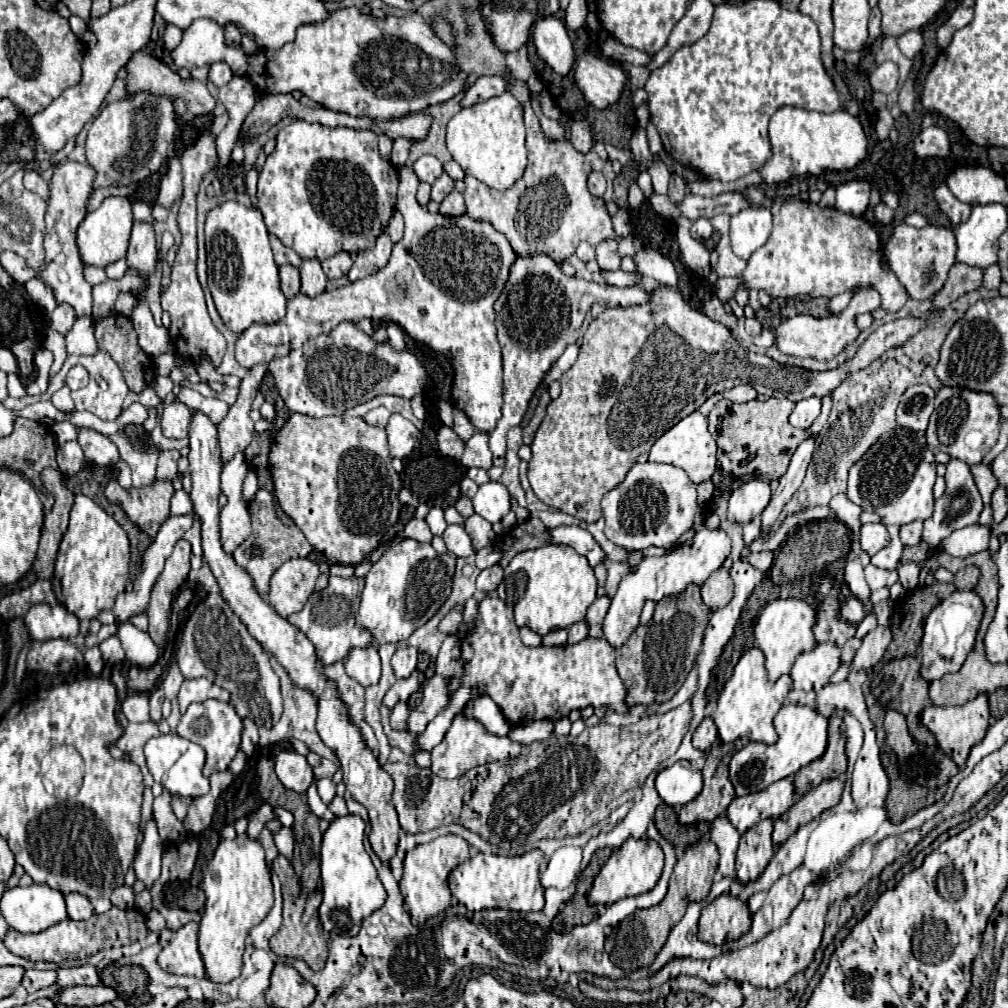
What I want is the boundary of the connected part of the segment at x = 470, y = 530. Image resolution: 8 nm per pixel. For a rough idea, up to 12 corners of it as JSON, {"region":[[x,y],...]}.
{"region":[[470,515],[464,521],[472,547],[496,543],[492,525],[480,515]]}

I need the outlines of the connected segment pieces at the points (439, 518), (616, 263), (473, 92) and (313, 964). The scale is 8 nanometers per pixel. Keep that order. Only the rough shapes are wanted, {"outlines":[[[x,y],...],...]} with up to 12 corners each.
{"outlines":[[[432,507],[426,523],[434,535],[442,535],[446,529],[444,511]],[[616,241],[600,243],[596,259],[602,271],[620,269]],[[478,77],[460,107],[482,103],[506,91],[504,77]],[[278,855],[283,923],[270,939],[282,957],[304,959],[320,971],[328,933],[318,917],[320,891],[302,899],[300,879]]]}

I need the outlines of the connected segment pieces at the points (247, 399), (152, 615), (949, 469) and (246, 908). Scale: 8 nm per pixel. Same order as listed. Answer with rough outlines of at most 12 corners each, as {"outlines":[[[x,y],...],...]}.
{"outlines":[[[256,365],[241,380],[236,402],[218,425],[221,460],[246,451],[254,435],[248,417],[268,371]],[[190,543],[166,559],[148,605],[150,637],[162,643],[170,607],[190,571]],[[968,463],[946,465],[946,493],[924,521],[936,547],[978,521],[984,505]],[[230,839],[202,879],[206,975],[240,975],[244,939],[274,903],[260,841]]]}

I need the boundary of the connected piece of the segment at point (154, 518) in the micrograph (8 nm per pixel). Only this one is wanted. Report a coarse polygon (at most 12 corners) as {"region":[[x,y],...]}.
{"region":[[172,483],[106,487],[108,501],[152,539],[170,517]]}

